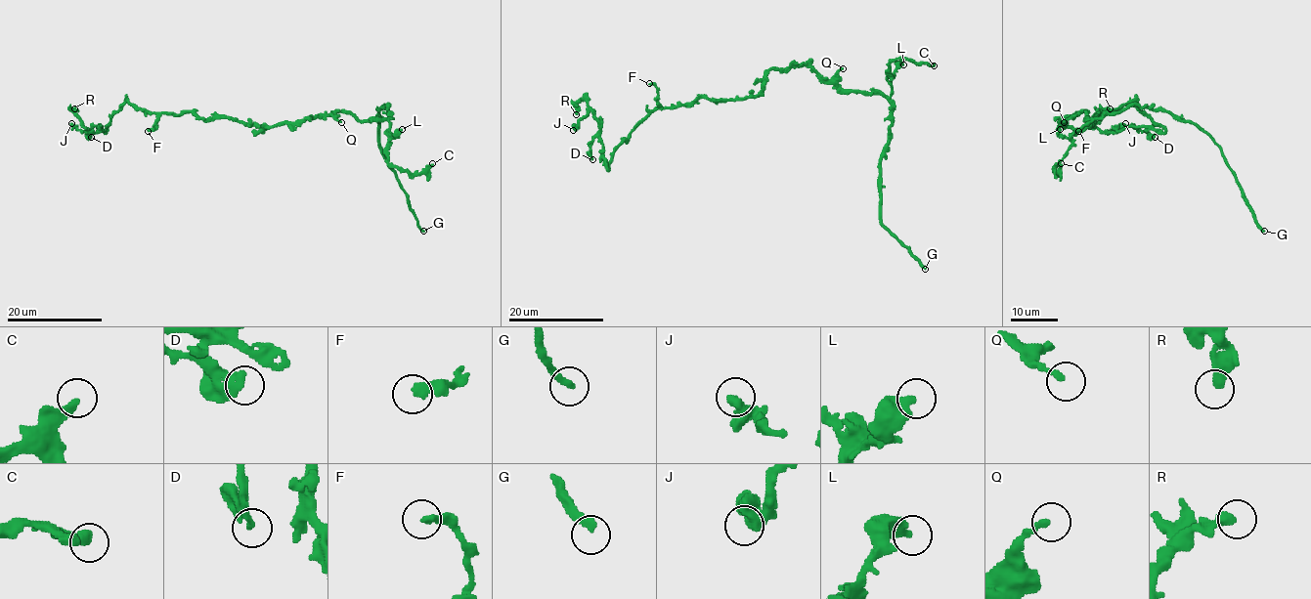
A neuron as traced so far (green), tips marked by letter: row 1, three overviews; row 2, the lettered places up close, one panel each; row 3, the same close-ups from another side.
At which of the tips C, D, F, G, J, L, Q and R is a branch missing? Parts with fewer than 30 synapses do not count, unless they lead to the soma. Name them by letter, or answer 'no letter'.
G

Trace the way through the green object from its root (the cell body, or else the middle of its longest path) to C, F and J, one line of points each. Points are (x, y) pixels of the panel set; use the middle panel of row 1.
C: (793, 67), (808, 64), (844, 89), (882, 92), (889, 97), (892, 61), (909, 59), (934, 65)
F: (793, 67), (770, 69), (756, 96), (696, 98), (673, 107), (661, 106), (656, 87), (649, 83)
J: (793, 67), (770, 69), (756, 96), (655, 108), (617, 148), (609, 170), (594, 114), (589, 110), (573, 130)

